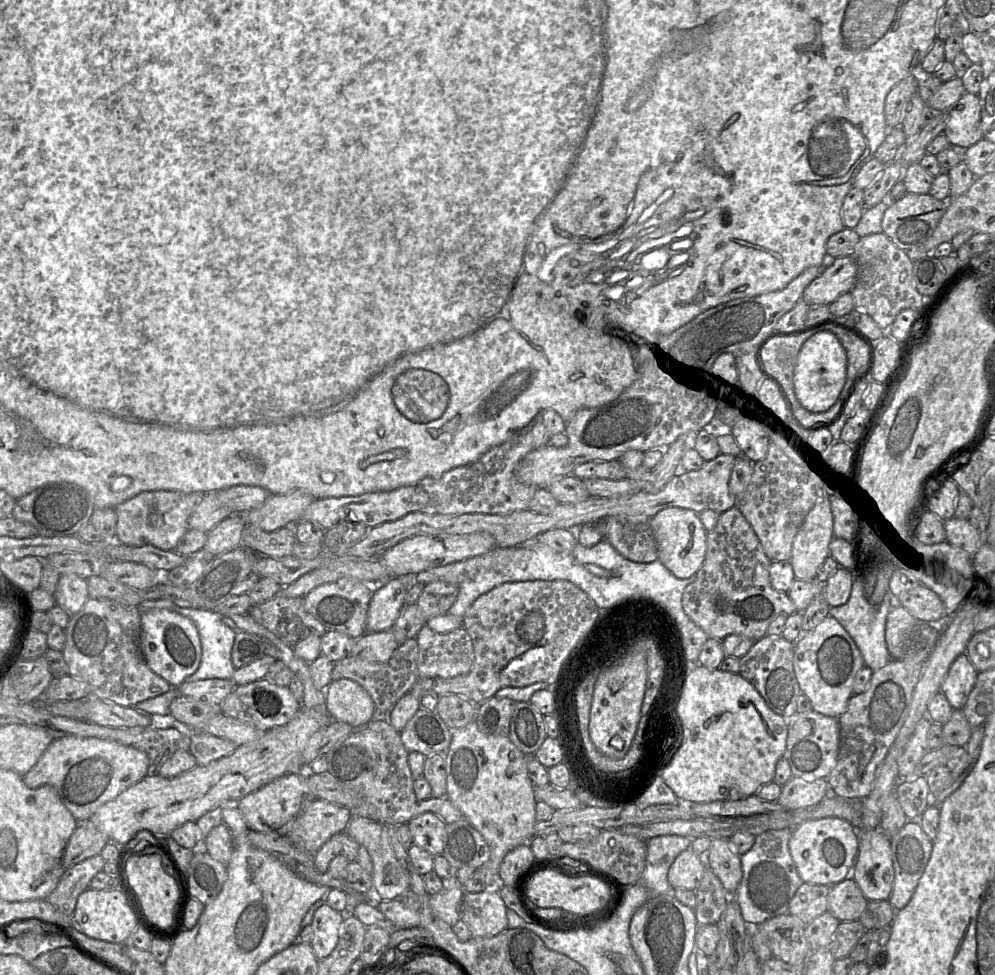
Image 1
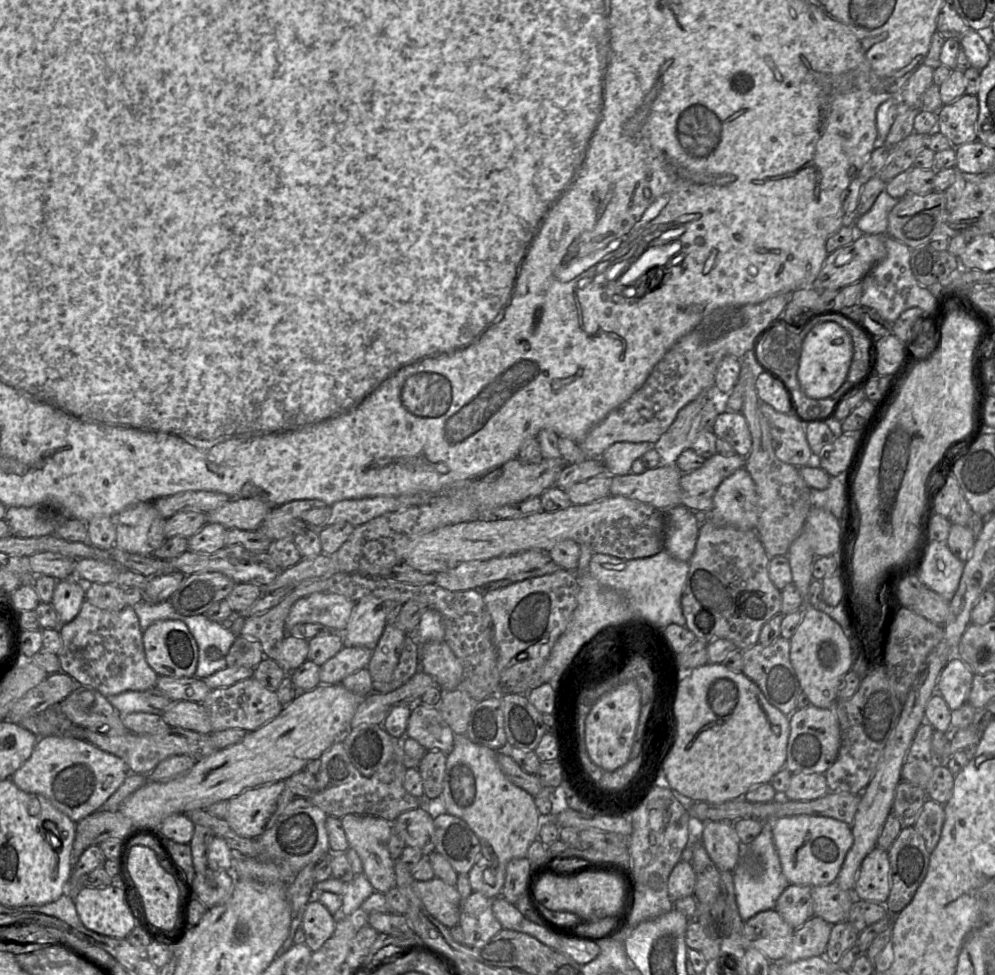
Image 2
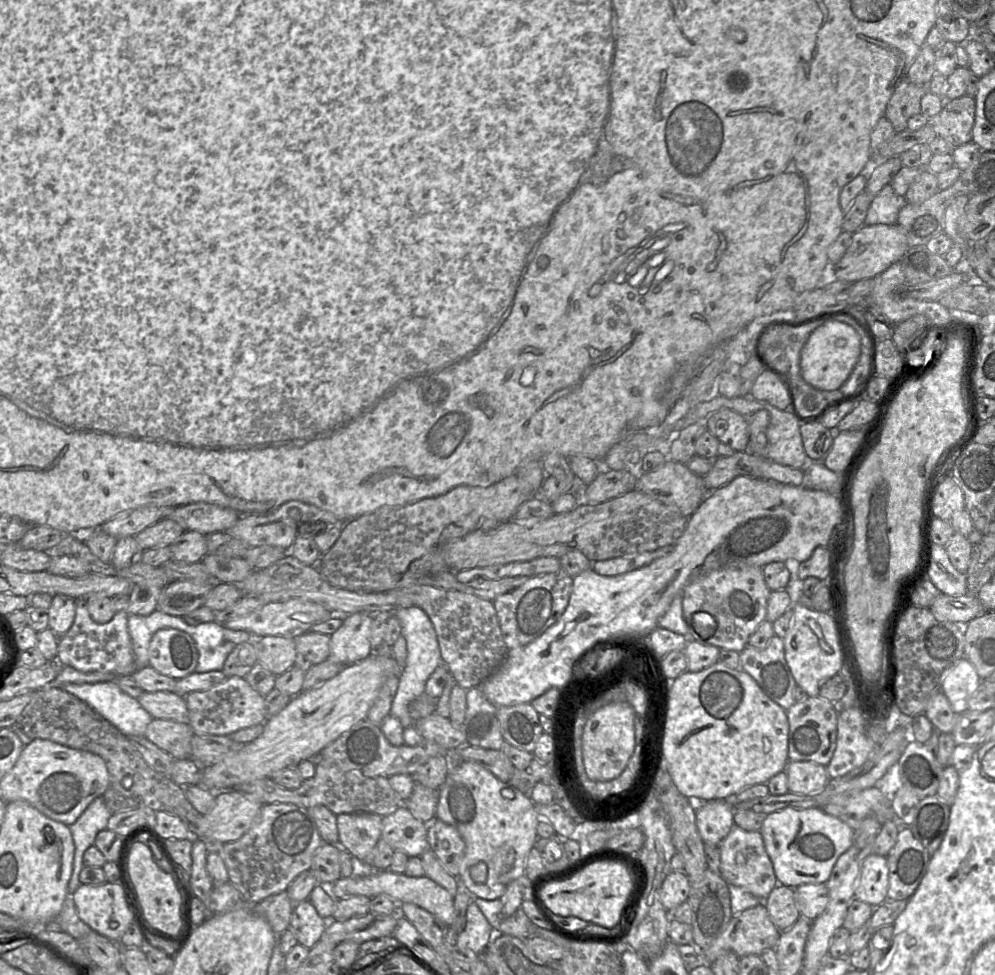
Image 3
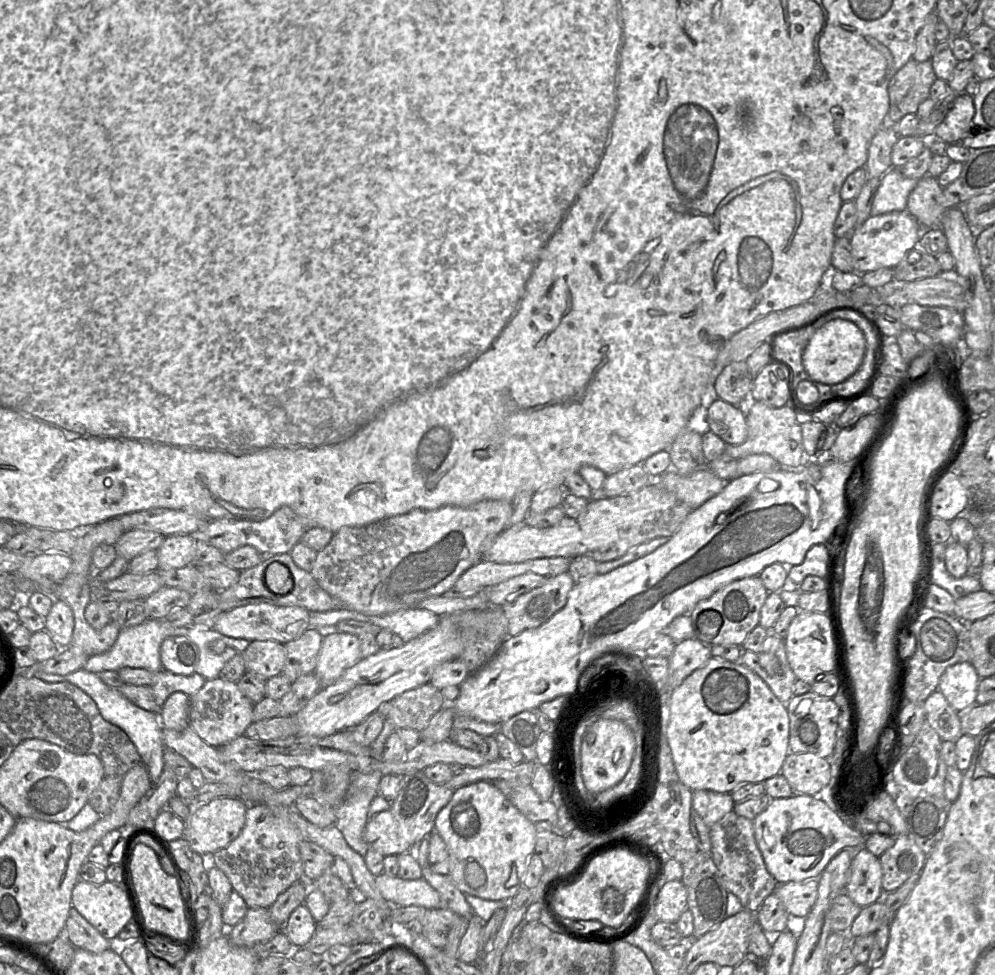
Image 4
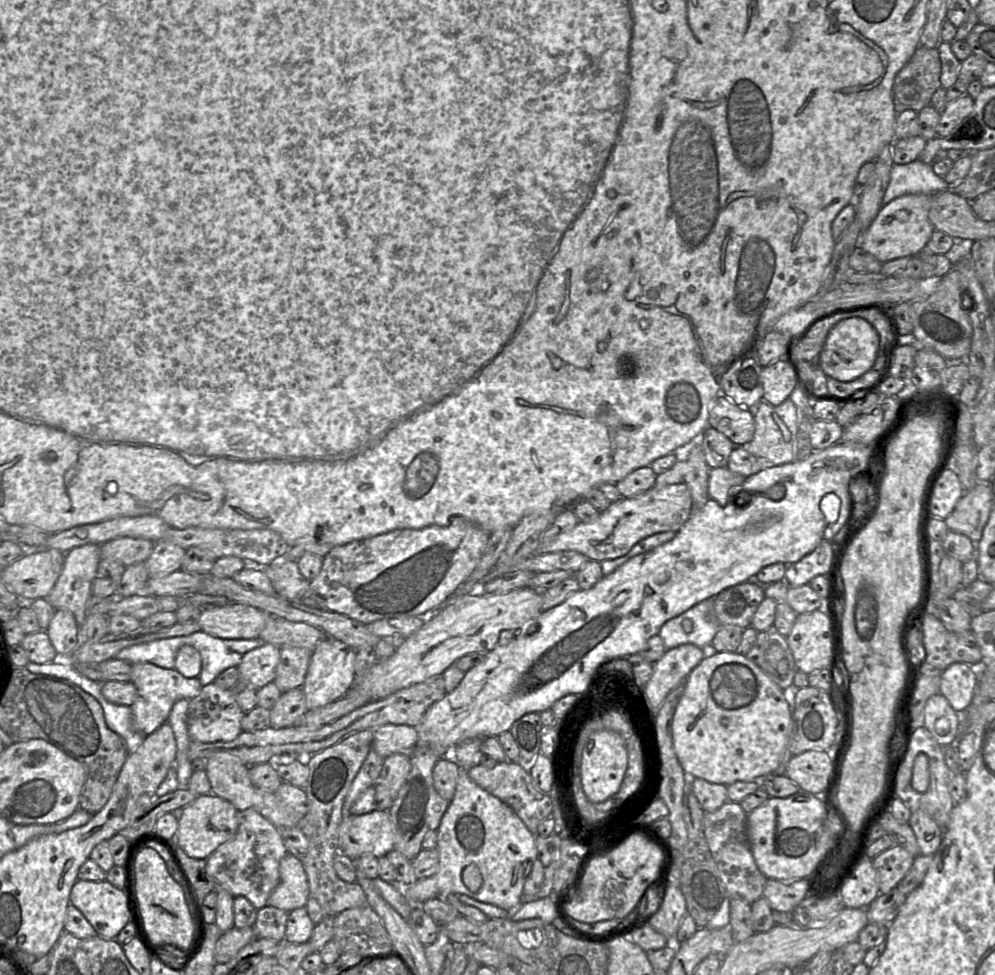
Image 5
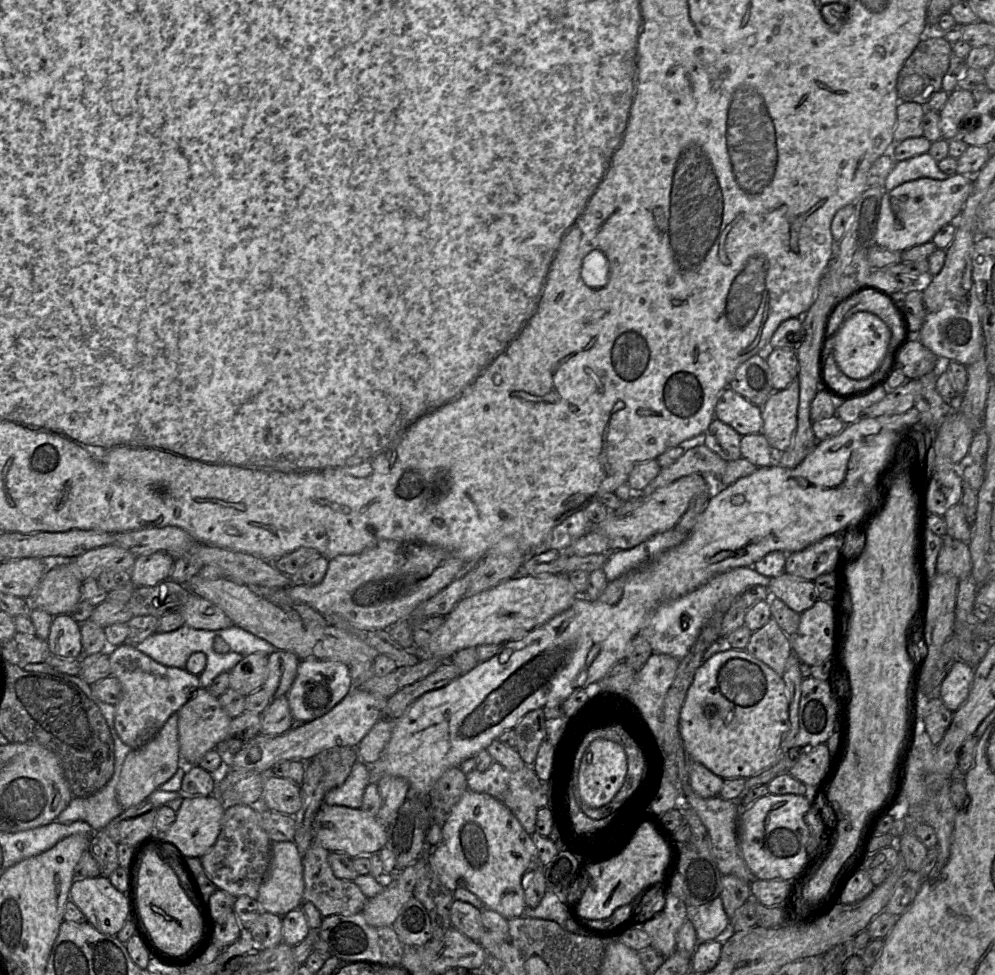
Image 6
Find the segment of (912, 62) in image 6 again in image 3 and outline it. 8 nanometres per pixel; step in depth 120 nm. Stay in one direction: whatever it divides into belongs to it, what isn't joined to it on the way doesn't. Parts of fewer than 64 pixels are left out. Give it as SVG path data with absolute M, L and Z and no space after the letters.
M907 77L897 84L884 115L896 133L906 130L908 119L921 113L921 99L928 91L928 85L914 84Z

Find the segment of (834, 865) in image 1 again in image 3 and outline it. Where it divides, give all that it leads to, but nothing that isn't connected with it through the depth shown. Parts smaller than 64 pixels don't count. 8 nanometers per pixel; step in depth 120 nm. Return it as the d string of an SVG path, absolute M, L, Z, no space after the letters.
M788 807L768 814L759 832L771 859L778 884L795 889L802 884L825 883L837 859L851 846L854 830L838 818L825 813L821 808Z

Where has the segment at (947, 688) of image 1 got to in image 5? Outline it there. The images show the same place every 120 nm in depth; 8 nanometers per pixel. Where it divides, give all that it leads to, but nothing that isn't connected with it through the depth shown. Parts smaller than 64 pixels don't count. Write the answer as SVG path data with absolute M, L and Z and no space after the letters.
M956 662L941 673L939 693L957 713L965 713L974 702L979 682L979 668Z

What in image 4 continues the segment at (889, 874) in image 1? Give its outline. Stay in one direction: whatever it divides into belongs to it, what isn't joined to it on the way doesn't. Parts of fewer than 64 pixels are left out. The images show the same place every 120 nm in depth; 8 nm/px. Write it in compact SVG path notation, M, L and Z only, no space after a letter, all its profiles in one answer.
M865 847L854 852L846 894L861 908L877 902L884 896L879 857Z

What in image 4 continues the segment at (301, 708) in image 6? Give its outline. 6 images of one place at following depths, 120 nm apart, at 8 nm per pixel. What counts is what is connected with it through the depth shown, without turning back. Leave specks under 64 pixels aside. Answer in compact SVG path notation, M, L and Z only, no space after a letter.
M342 631L323 632L315 675L325 687L334 683L361 658L361 638Z

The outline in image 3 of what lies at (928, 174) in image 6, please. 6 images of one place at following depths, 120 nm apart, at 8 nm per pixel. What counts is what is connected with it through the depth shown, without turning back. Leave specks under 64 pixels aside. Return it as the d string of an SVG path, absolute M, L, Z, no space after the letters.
M887 184L874 196L868 208L864 225L896 224L898 214L906 203L905 196L896 194L891 184Z

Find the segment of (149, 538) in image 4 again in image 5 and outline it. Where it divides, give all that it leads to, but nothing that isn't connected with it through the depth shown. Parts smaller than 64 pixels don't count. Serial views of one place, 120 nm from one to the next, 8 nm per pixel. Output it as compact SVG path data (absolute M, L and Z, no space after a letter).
M132 537L112 539L100 545L100 559L111 559L120 562L125 567L135 563L145 562L150 556L155 542Z

